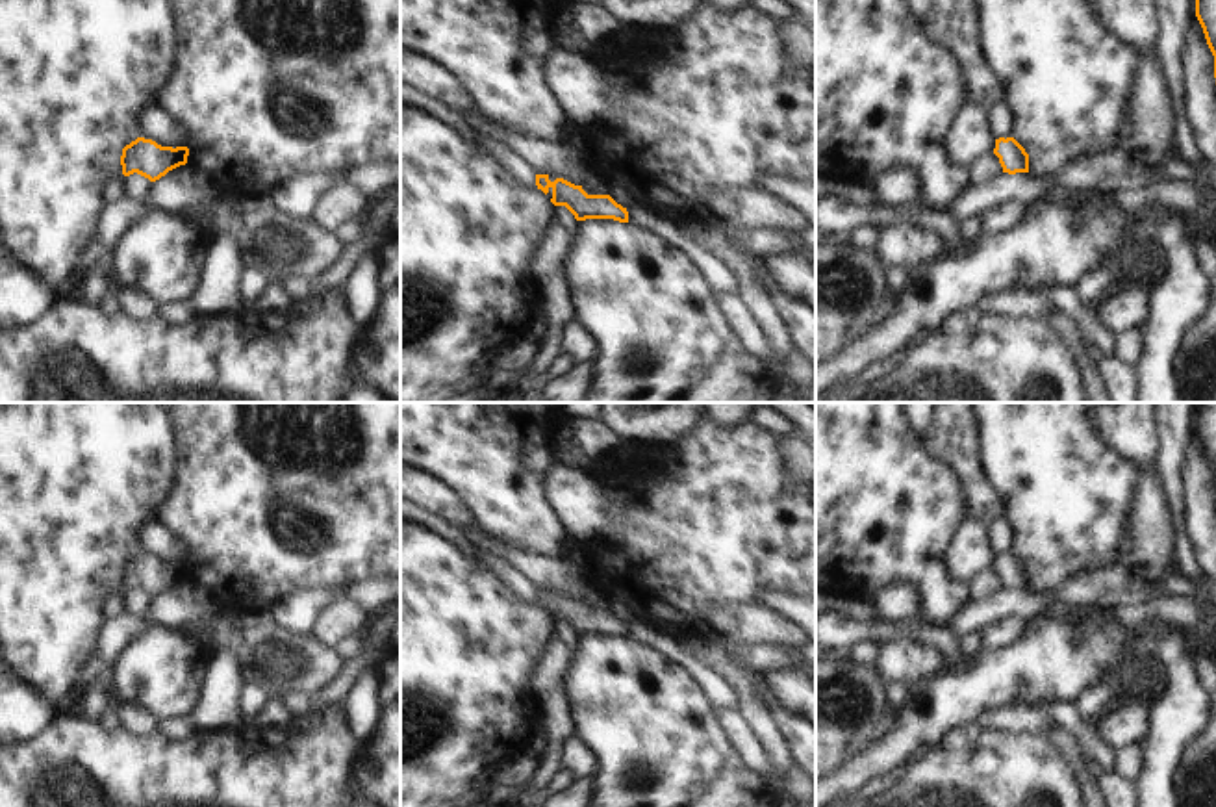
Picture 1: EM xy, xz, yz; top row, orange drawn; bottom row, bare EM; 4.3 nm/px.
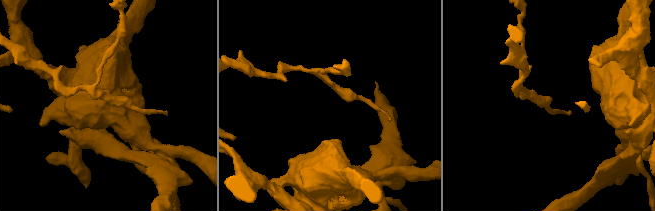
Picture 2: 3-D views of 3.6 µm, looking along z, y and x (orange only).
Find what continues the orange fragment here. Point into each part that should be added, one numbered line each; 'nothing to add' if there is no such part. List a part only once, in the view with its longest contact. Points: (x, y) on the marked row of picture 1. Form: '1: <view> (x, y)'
nothing to add

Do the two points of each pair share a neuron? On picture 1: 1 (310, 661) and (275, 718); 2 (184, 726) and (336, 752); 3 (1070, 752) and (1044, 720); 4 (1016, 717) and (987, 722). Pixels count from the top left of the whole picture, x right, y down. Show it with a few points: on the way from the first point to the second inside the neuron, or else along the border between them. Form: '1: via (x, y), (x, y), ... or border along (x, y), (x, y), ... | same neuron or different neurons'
1: border along (278, 694), (269, 698) | different neurons
2: border along (158, 731), (167, 739), (184, 739), (195, 733) | different neurons
3: border along (1059, 726), (1046, 737) | different neurons
4: via (1009, 720), (994, 722) | same neuron

